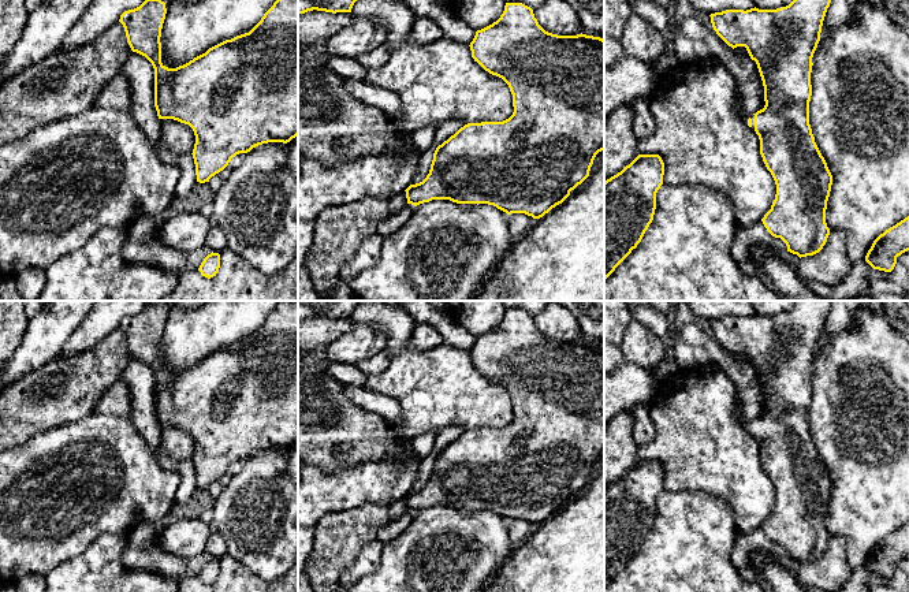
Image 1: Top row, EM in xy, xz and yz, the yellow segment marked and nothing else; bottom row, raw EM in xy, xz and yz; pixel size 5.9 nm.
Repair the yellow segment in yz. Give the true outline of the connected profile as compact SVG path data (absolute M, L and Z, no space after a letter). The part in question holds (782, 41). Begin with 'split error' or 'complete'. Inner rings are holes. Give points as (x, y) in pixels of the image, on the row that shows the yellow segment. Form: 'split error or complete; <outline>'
split error; M793 0L776 10L726 10L711 14L716 34L733 49L745 46L756 62L763 86L763 109L744 122L760 139L760 154L771 172L776 194L771 209L752 227L735 226L731 252L740 264L761 252L790 252L800 258L819 253L827 242L827 201L832 175L809 124L812 57L820 41L823 21L831 0Z

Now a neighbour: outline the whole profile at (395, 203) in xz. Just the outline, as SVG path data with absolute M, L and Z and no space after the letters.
M402 191L388 198L388 211L391 213L402 209L406 205L407 205L406 191Z

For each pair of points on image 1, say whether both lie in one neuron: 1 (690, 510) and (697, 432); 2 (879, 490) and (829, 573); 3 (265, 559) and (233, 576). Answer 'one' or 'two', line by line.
1: two
2: two
3: two

